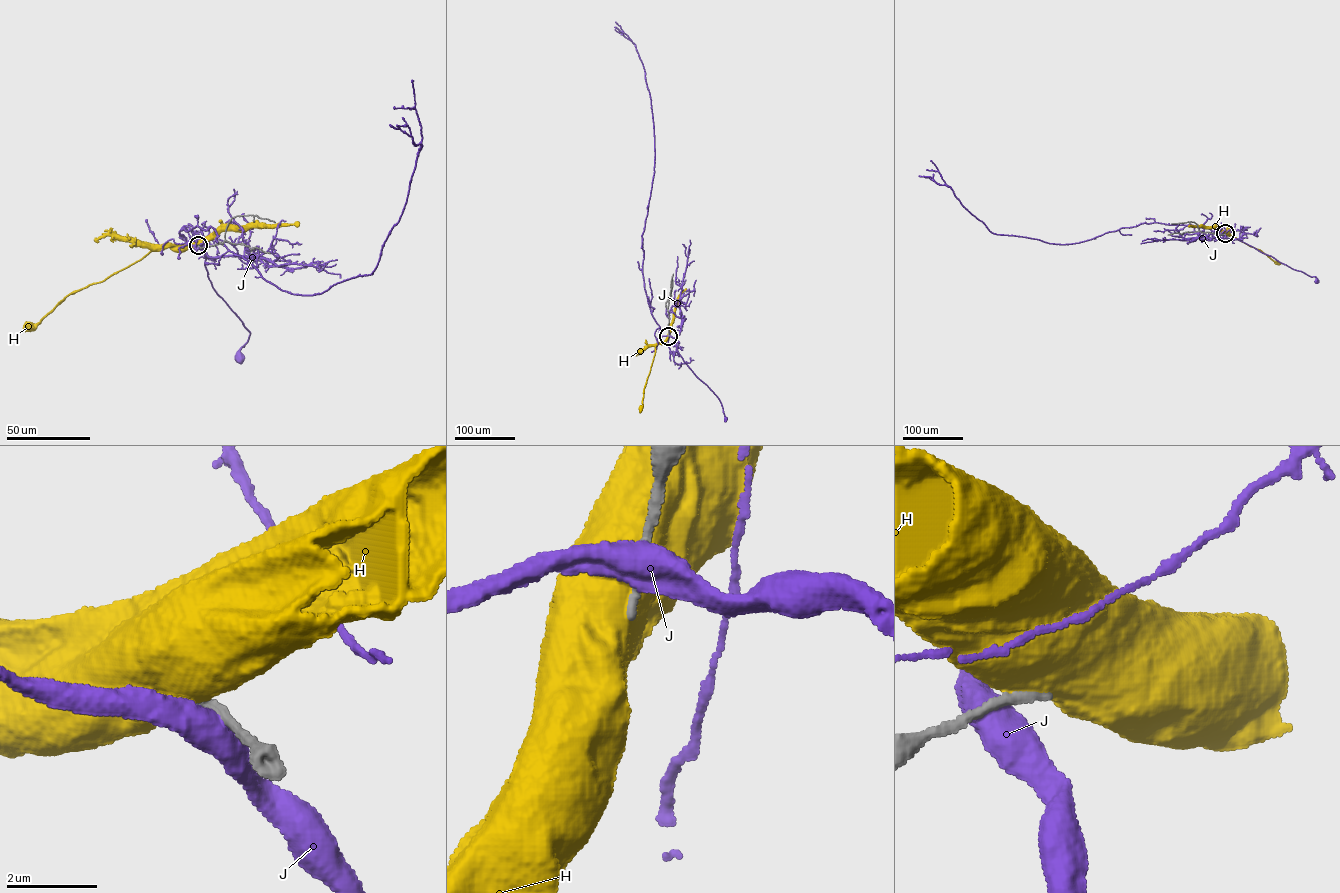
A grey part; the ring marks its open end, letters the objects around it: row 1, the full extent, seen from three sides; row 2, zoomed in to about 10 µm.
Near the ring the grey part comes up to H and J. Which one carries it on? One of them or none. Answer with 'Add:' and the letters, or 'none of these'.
Add: none of these

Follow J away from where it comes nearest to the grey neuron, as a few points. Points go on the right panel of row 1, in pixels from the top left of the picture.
J: (1224, 234), (1227, 238), (1237, 239), (1293, 269), (1315, 276), (1316, 281)

